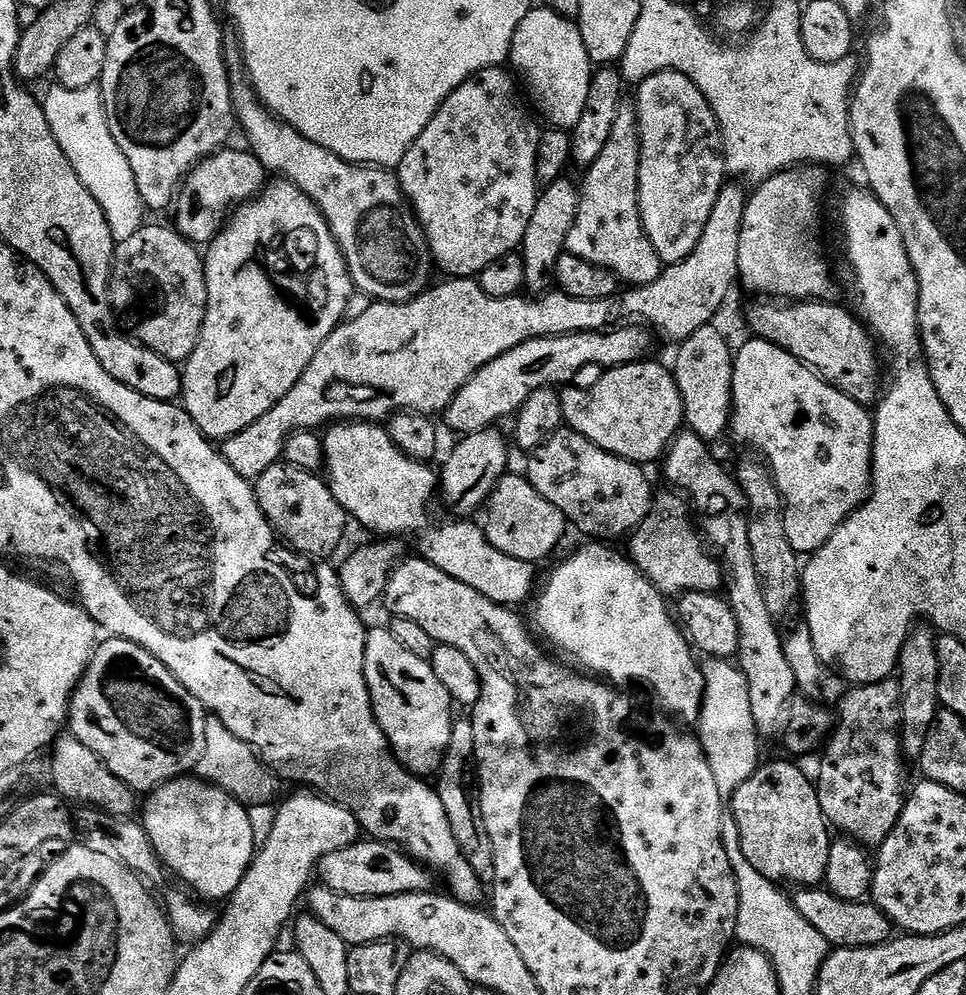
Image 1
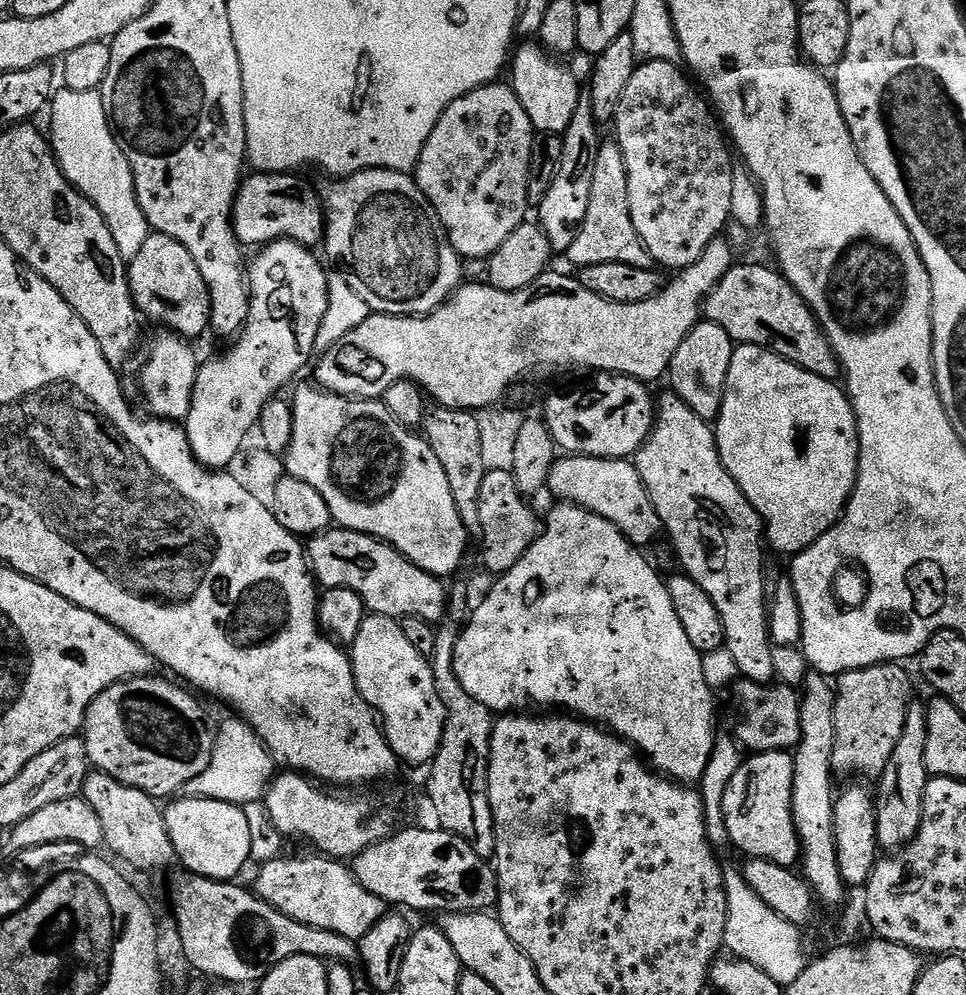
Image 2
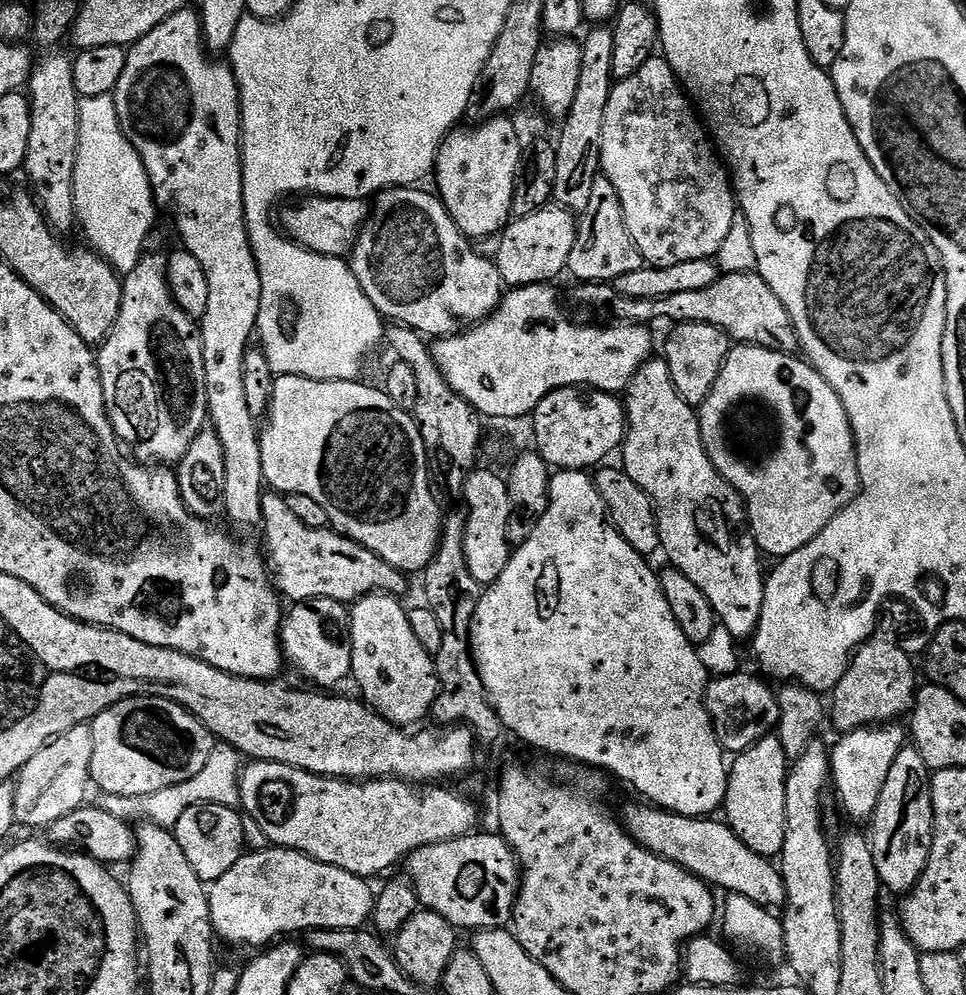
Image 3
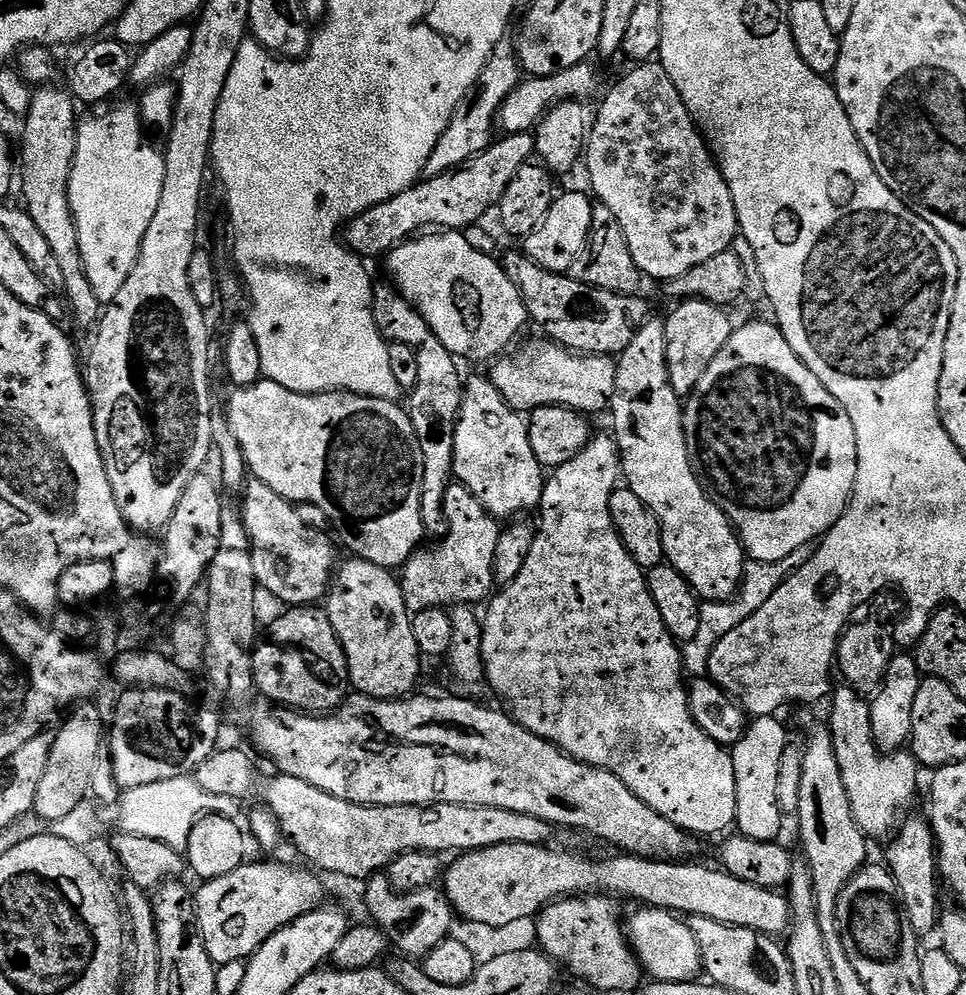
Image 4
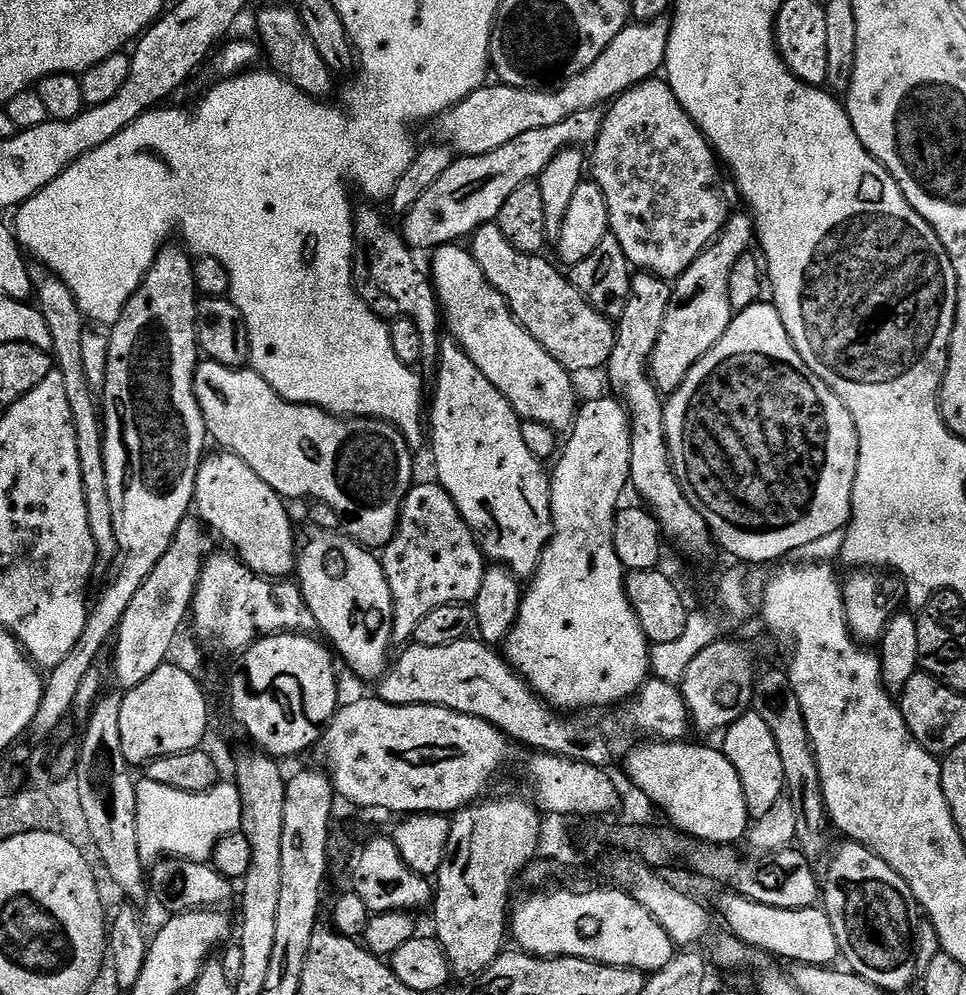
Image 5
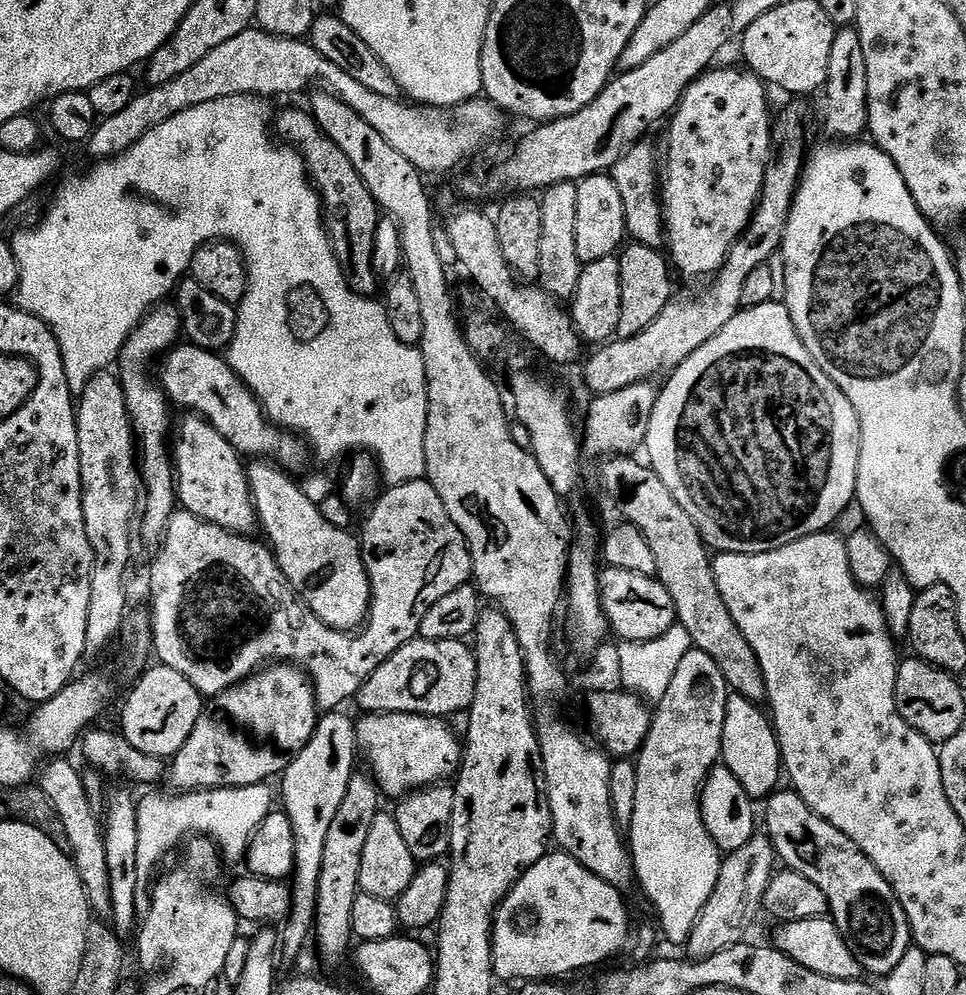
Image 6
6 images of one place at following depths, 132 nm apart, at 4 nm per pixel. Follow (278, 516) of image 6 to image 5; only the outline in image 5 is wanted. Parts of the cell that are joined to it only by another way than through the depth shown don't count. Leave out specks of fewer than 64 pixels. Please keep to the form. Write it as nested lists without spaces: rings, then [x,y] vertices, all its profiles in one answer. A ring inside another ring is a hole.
[[[323,530],[313,533],[305,544],[303,541],[298,552],[298,583],[300,594],[308,605],[308,616],[316,619],[317,626],[328,635],[327,643],[334,649],[335,655],[348,663],[348,668],[354,675],[372,682],[379,681],[390,667],[388,651],[394,647],[394,602],[390,594],[390,582],[384,573],[384,565],[377,557],[376,560],[372,557],[375,555],[369,549],[363,548],[347,535]]]

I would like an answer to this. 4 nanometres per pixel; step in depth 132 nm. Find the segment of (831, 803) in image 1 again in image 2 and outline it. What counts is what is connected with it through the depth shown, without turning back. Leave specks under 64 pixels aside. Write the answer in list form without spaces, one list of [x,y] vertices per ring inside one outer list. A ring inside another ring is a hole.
[[[889,662],[875,664],[862,670],[846,672],[835,681],[836,701],[834,702],[834,754],[832,755],[832,771],[837,777],[856,776],[861,781],[879,781],[886,770],[887,760],[894,752],[898,740],[902,738],[902,730],[906,725],[908,705],[914,700],[912,680],[903,663]]]

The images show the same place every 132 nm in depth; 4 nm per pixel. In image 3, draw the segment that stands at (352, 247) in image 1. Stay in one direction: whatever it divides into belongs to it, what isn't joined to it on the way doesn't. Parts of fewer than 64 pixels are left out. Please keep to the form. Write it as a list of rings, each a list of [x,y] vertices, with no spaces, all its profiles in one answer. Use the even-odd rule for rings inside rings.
[[[420,186],[387,188],[375,197],[376,205],[371,205],[368,221],[350,253],[352,273],[381,317],[392,319],[397,325],[412,328],[428,338],[458,336],[475,328],[496,311],[505,295],[506,285],[495,263],[489,257],[487,260],[479,256],[468,237],[460,233],[439,195],[422,189]]]

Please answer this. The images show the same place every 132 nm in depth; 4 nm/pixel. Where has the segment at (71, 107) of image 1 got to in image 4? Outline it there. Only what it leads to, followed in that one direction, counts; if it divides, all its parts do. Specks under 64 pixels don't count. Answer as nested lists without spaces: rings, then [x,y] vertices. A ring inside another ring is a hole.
[[[135,103],[120,104],[117,108],[112,108],[109,112],[104,112],[101,116],[96,116],[93,120],[88,120],[79,125],[76,133],[76,157],[74,158],[74,166],[70,174],[70,186],[68,193],[70,194],[70,206],[72,213],[76,219],[76,229],[78,230],[78,242],[80,243],[80,253],[84,259],[84,269],[90,278],[90,286],[94,290],[94,294],[101,302],[107,302],[118,294],[118,290],[122,290],[122,282],[126,282],[126,278],[130,278],[130,270],[134,270],[136,259],[138,258],[138,250],[142,238],[146,238],[146,226],[150,222],[150,218],[154,218],[154,210],[158,206],[158,198],[162,198],[162,182],[164,181],[164,158],[158,154],[158,148],[144,141],[145,125],[140,118],[139,107]]]

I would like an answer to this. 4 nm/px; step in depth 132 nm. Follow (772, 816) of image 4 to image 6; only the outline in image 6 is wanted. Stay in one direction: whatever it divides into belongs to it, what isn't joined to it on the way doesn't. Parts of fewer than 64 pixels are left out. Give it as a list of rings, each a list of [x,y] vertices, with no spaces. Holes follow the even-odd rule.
[[[739,694],[729,695],[726,702],[726,722],[724,737],[719,746],[722,753],[723,767],[732,771],[742,782],[742,788],[753,801],[760,802],[772,795],[781,787],[782,761],[780,759],[780,743],[776,737],[776,729],[769,713],[760,709],[761,705],[754,700],[747,700]]]

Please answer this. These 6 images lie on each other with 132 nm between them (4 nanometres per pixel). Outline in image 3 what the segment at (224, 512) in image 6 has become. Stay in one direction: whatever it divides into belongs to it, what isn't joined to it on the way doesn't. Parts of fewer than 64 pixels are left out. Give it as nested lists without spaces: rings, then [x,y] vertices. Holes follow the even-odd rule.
[[[265,495],[263,506],[262,529],[268,539],[266,563],[270,579],[287,599],[288,596],[292,602],[336,599],[348,606],[373,594],[403,597],[408,588],[405,573],[366,550],[366,546],[340,535],[331,527],[311,528],[298,522],[283,495]]]

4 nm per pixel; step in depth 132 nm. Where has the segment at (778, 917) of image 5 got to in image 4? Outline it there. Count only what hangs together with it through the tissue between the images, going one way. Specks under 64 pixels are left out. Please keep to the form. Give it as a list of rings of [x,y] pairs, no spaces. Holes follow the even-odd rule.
[[[499,844],[489,848],[475,848],[472,852],[457,855],[453,859],[456,861],[447,865],[442,876],[442,891],[457,917],[465,916],[470,923],[485,924],[488,928],[508,928],[527,916],[535,917],[553,900],[585,894],[603,894],[613,898],[626,896],[630,900],[637,900],[635,903],[640,906],[665,908],[668,912],[683,914],[688,918],[714,918],[714,922],[765,932],[773,938],[787,933],[792,922],[792,910],[788,906],[787,895],[771,888],[742,882],[719,867],[716,869],[707,868],[704,864],[688,864],[692,862],[649,860],[647,856],[631,854],[616,854],[620,856],[608,856],[605,860],[587,860],[572,852],[551,852],[552,850],[543,844]]]

